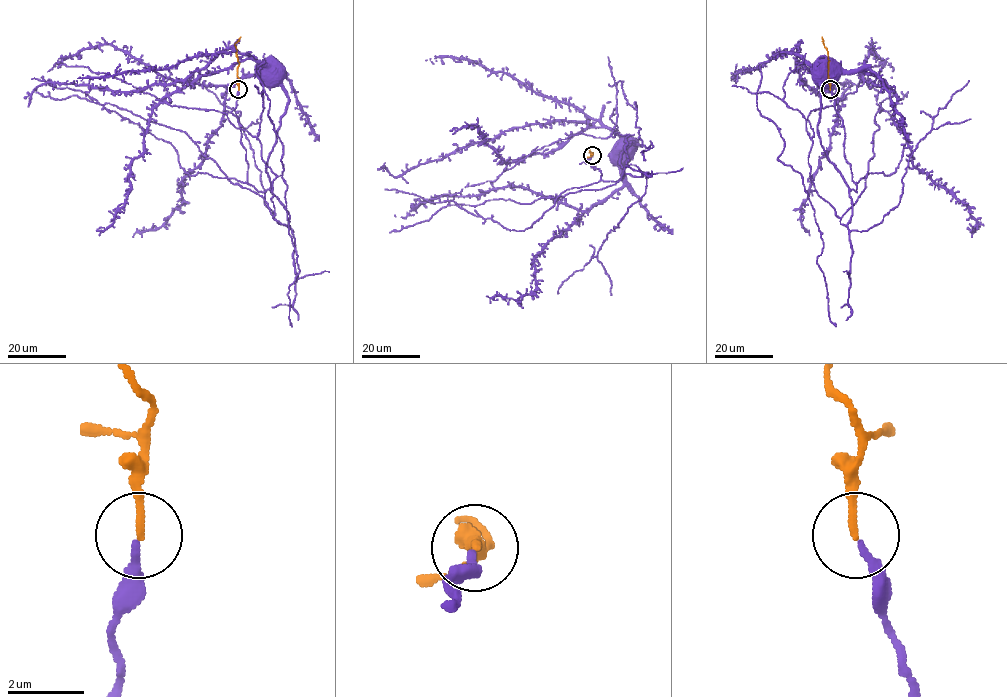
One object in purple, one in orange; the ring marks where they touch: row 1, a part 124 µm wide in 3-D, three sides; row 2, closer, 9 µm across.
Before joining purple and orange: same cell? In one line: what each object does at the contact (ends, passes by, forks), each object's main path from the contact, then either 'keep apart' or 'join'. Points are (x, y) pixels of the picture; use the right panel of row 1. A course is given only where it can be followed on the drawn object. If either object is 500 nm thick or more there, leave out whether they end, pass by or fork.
purple ends there; orange ends there; purple runs (831, 90), (844, 126), (844, 158), (857, 192), (850, 189), (821, 144), (817, 129), (821, 74); orange runs (830, 89), (828, 52), (822, 37); join

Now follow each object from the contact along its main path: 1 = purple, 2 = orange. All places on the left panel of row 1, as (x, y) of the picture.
1: (238, 90), (232, 112), (246, 151), (248, 182), (264, 192), (270, 189), (267, 160), (288, 96), (269, 74)
2: (238, 89), (239, 62), (234, 44), (240, 37)

